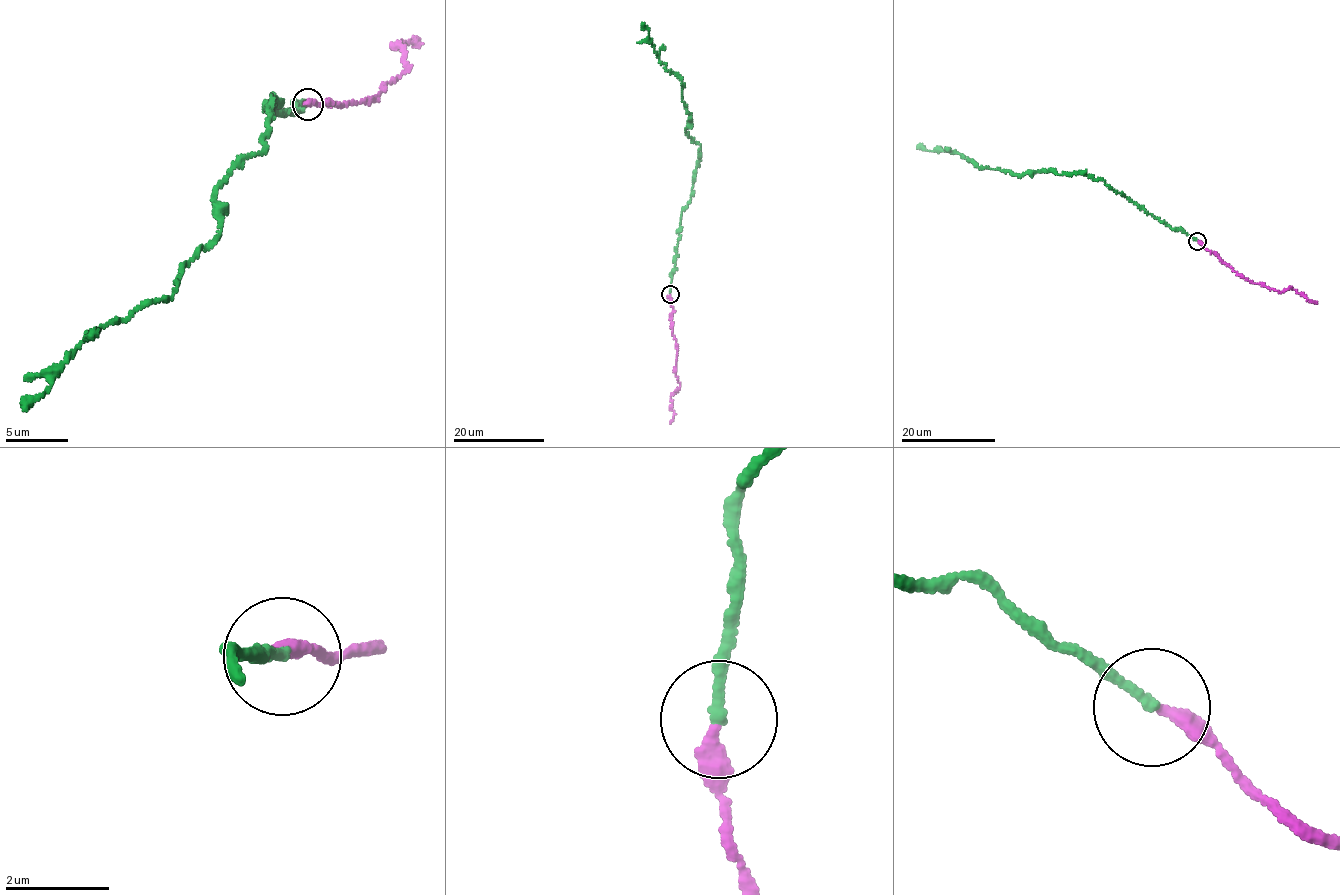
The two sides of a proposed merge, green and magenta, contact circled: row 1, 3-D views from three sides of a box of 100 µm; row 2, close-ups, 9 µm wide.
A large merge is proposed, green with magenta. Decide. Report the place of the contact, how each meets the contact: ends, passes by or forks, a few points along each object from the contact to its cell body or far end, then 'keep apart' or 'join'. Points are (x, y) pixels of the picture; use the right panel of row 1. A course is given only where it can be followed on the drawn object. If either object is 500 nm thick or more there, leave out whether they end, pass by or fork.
place (1197, 241); green ends; magenta ends; course green (1196, 241), (1154, 218), (1101, 179), (1053, 170), (1014, 175), (982, 168), (953, 152), (918, 147); course magenta (1197, 241), (1249, 280), (1276, 290), (1291, 288), (1317, 303); join

